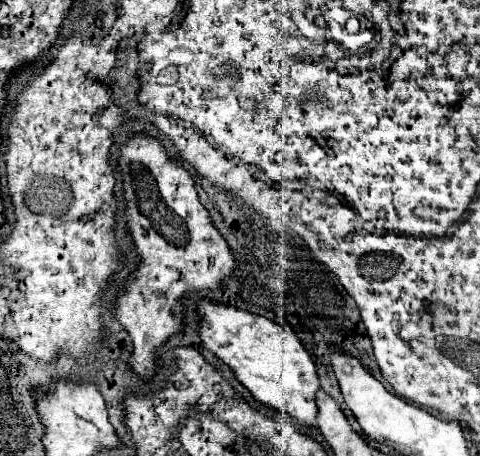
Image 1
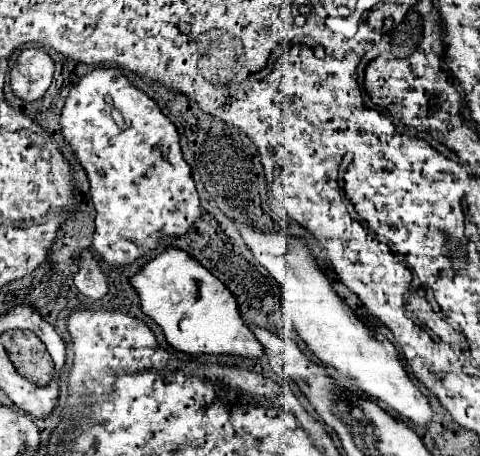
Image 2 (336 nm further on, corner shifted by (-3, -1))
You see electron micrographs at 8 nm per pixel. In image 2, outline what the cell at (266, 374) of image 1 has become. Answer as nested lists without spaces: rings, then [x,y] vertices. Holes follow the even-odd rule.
[[[167,249],[149,261],[133,279],[131,285],[139,293],[141,309],[165,333],[169,345],[187,355],[233,355],[247,359],[265,357],[263,345],[251,327],[239,315],[239,307],[231,291],[211,275],[193,257],[181,249]]]

